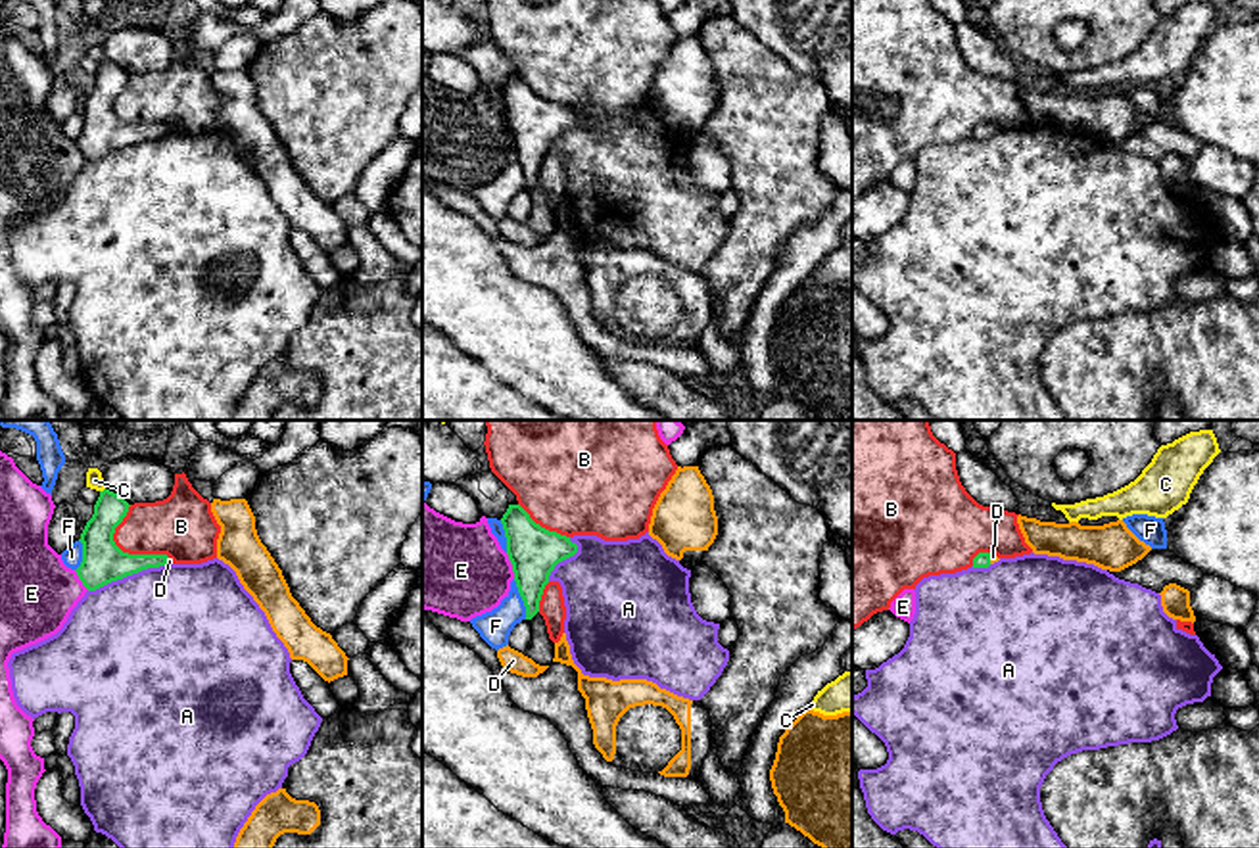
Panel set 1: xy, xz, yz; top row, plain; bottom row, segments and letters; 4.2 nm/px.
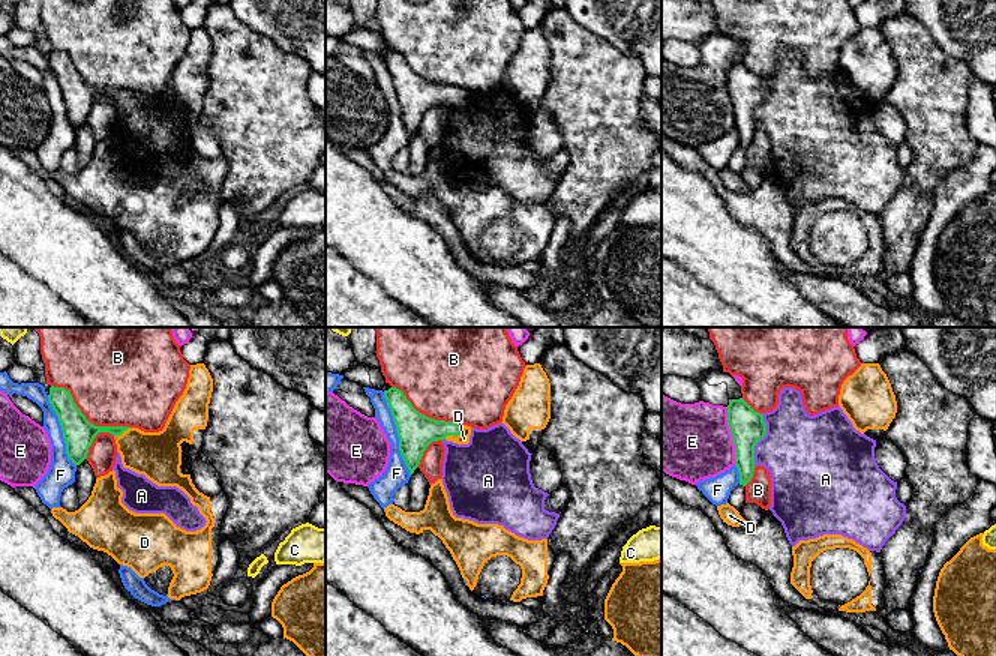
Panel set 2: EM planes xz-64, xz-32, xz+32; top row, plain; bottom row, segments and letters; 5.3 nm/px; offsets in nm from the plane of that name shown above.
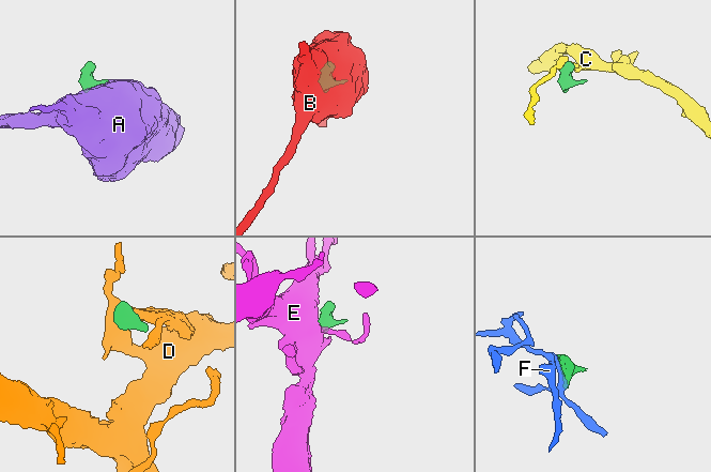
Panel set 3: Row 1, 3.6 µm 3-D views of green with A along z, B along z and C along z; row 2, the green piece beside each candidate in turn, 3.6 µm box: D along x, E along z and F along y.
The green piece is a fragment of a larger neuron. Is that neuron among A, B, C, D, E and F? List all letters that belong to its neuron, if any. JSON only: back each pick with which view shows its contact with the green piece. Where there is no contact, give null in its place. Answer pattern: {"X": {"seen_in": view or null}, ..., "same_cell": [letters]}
{"D": {"seen_in": "yz"}, "same_cell": ["D"]}

